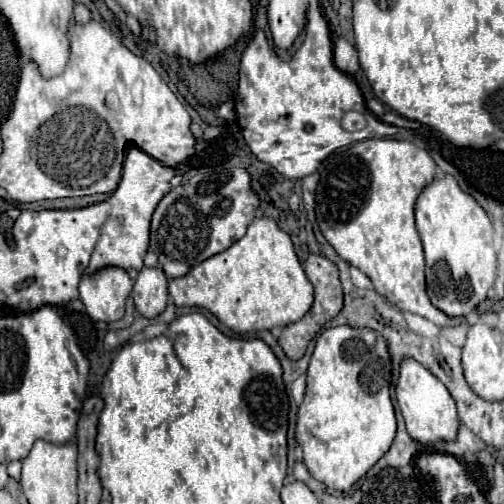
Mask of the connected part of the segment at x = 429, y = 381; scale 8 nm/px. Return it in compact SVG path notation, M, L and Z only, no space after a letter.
M403 360L401 370L399 370L399 382L397 382L397 404L401 408L401 414L407 424L409 436L423 444L423 446L433 446L437 442L453 442L457 438L459 430L459 414L453 396L449 390L417 360Z

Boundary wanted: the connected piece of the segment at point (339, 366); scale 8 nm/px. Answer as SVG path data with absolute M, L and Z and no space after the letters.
M335 326L327 328L315 344L307 370L307 392L299 406L297 442L303 446L303 462L309 472L333 490L347 492L393 444L395 410L391 402L391 354L385 338L373 328Z

